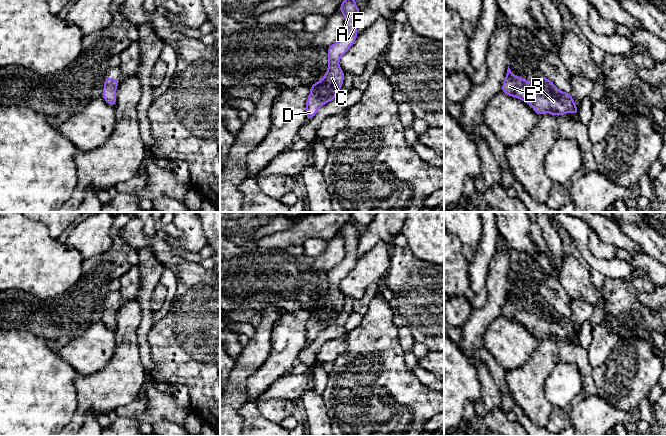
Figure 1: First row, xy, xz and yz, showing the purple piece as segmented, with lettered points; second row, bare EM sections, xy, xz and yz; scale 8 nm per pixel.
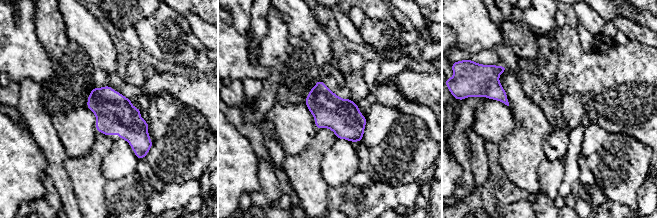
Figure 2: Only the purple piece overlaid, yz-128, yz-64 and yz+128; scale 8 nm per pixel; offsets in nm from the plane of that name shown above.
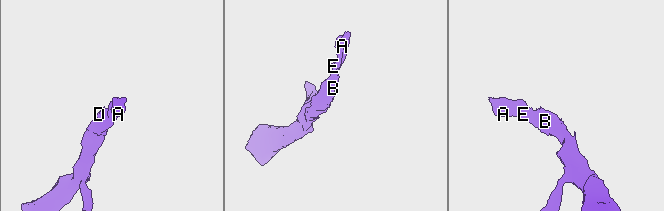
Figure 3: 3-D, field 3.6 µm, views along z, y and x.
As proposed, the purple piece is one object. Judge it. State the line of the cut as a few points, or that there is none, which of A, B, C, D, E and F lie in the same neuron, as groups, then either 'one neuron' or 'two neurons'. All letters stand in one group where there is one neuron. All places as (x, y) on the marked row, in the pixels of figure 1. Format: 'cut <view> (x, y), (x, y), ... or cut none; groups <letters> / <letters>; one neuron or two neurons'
cut none; groups A B C D E F; one neuron

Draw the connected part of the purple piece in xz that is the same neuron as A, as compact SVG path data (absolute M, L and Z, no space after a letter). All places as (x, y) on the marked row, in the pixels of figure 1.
M343 0L339 11L344 15L346 31L344 36L327 48L328 69L324 77L310 87L310 95L306 100L307 120L313 118L319 108L334 100L343 86L344 71L339 66L340 58L354 44L360 10L355 0Z

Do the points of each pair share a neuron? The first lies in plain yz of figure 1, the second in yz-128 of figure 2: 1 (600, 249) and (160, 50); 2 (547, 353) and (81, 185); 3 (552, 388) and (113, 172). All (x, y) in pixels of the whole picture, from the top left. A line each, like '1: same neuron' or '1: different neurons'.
1: same neuron
2: same neuron
3: same neuron

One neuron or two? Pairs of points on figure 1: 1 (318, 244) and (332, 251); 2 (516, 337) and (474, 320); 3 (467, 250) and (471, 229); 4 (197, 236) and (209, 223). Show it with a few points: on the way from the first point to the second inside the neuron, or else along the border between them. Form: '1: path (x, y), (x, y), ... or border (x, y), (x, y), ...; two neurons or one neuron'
1: border (328, 241), (325, 249), (315, 258); two neurons
2: border (501, 316), (488, 327), (482, 345); two neurons
3: path (469, 245), (470, 234); one neuron
4: border (201, 222), (201, 228), (207, 243); two neurons

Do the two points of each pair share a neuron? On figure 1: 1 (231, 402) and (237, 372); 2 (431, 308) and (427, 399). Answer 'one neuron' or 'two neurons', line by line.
1: one neuron
2: two neurons

